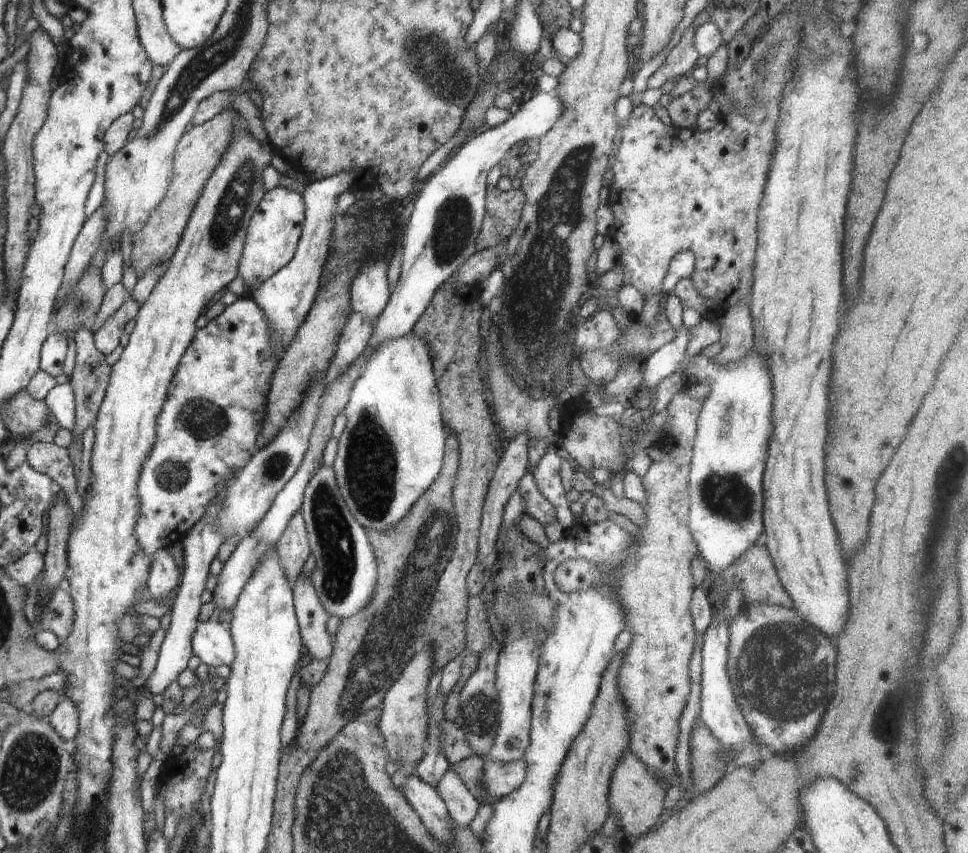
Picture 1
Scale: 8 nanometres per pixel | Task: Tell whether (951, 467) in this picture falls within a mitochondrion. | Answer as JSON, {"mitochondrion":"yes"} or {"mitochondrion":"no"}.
{"mitochondrion":"yes"}

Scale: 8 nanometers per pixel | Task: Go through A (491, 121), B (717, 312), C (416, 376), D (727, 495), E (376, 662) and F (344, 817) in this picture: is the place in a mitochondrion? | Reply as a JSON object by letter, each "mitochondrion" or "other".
{"A":"other","B":"other","C":"other","D":"mitochondrion","E":"mitochondrion","F":"mitochondrion"}

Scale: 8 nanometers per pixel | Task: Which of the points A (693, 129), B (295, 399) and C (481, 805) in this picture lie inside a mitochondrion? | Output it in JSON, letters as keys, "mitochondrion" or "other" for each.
{"A":"other","B":"other","C":"other"}

